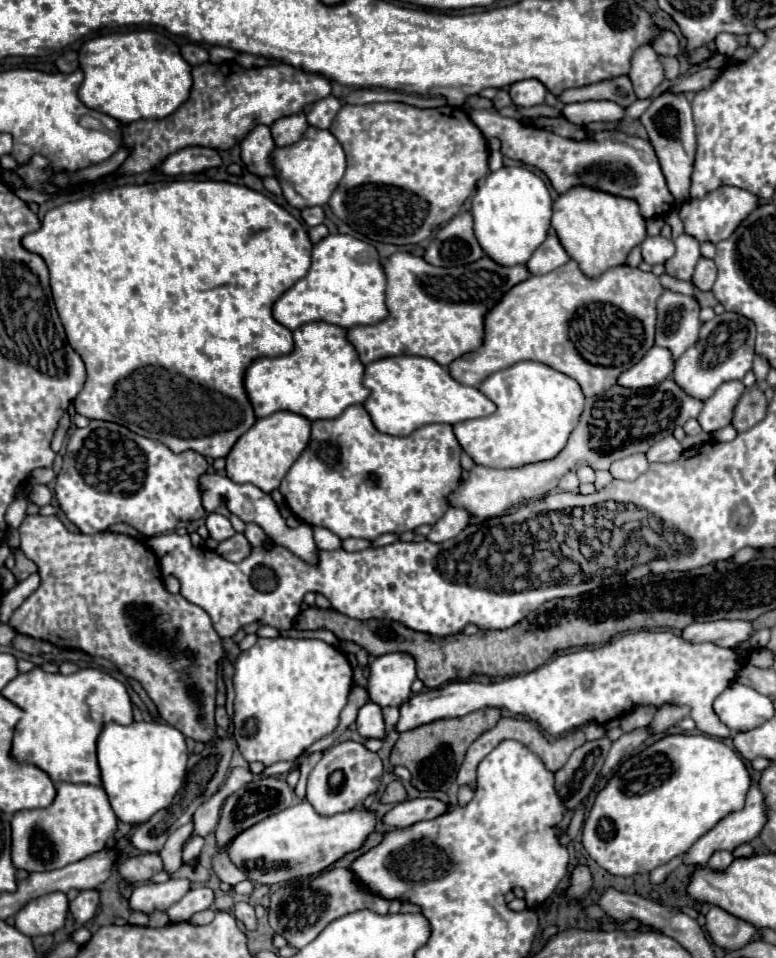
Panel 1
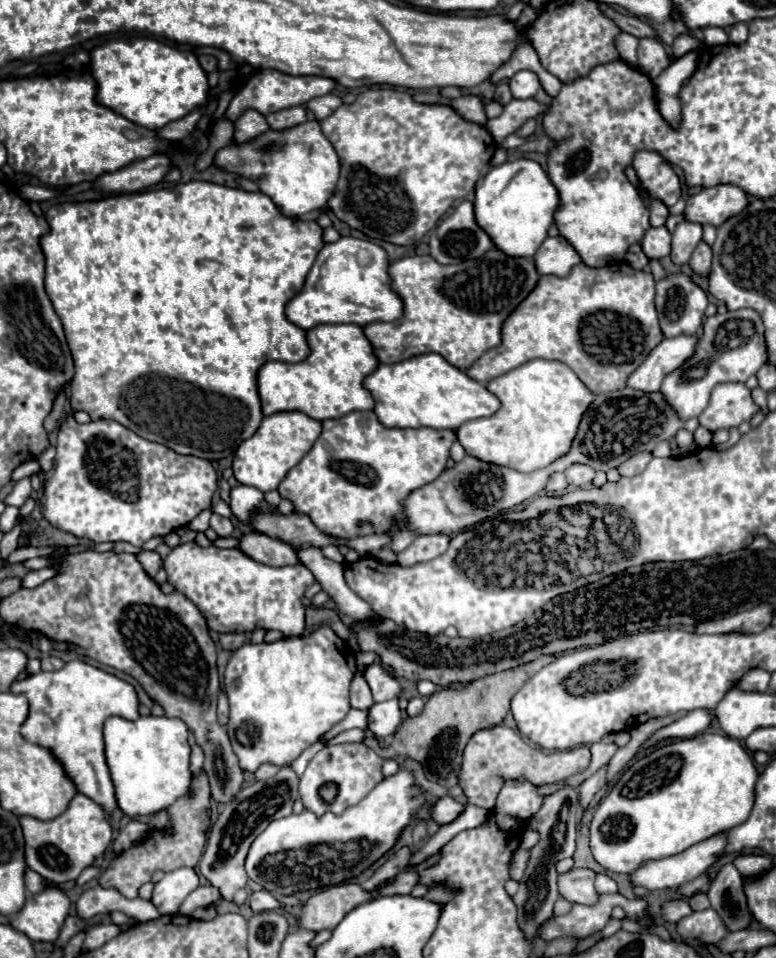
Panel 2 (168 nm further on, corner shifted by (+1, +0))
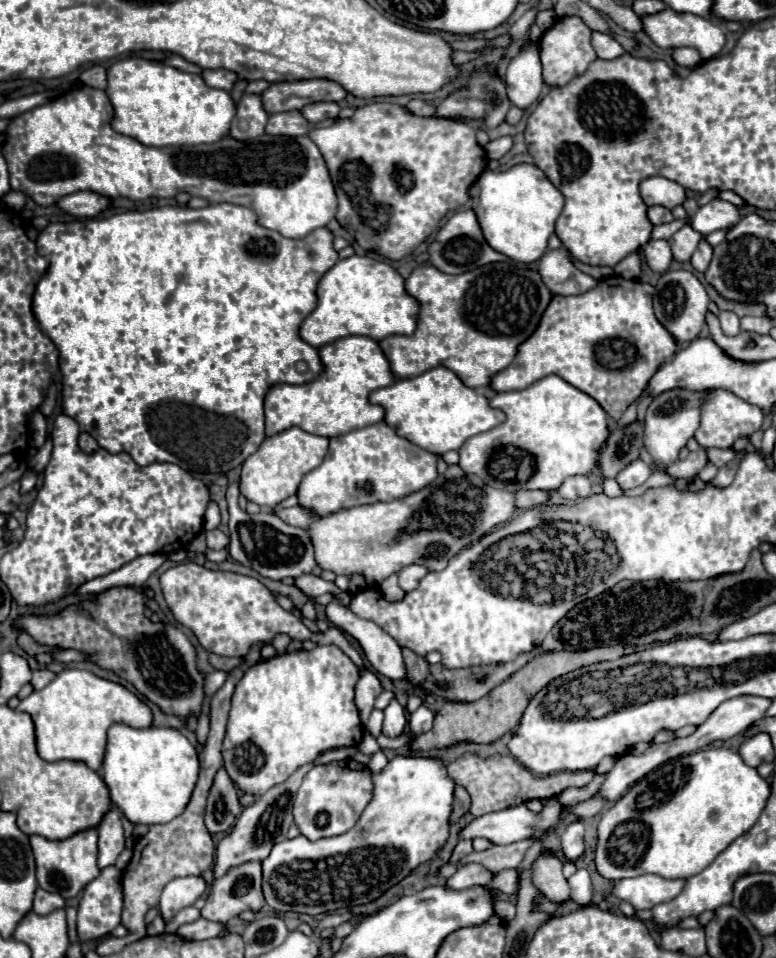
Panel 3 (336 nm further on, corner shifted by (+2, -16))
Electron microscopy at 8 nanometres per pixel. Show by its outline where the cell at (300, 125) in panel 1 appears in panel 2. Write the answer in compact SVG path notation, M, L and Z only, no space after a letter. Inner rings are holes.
M303 106L285 108L281 112L273 112L267 116L267 124L271 126L271 130L287 130L287 128L303 124L305 120L307 120L307 114Z

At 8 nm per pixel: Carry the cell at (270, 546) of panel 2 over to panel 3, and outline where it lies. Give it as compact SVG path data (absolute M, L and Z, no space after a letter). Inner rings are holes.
M304 574L304 576L298 576L298 578L296 578L296 586L298 586L308 598L314 600L316 596L330 592L330 588L332 588L334 584L332 584L332 582L324 582L322 578L312 576L312 574Z

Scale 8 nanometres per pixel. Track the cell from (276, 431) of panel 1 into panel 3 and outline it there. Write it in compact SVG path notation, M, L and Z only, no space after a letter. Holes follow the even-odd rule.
M292 426L284 432L278 432L270 438L266 438L260 448L242 464L242 476L240 476L240 492L246 496L246 500L274 508L288 496L296 494L298 484L304 474L314 470L322 464L326 452L328 452L328 438L316 436L310 432L304 432L298 426Z

